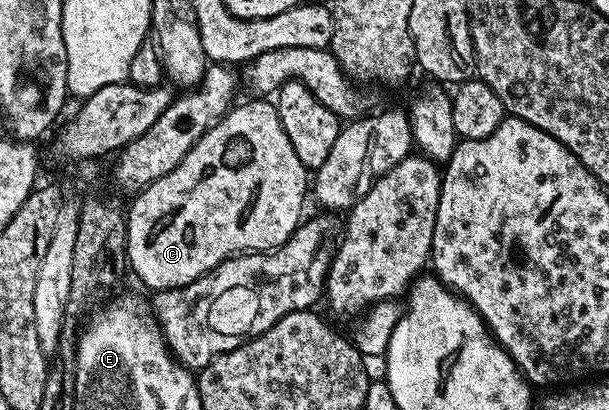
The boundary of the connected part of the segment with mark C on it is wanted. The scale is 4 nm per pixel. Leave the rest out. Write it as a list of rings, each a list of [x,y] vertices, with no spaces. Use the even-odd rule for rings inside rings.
[[[264,97],[249,100],[233,106],[215,123],[186,153],[178,169],[166,173],[131,200],[132,208],[126,211],[126,263],[131,274],[133,271],[153,292],[193,283],[234,255],[275,251],[300,226],[305,214],[304,194],[310,191],[309,168],[298,161],[298,153],[294,153],[282,121],[278,121],[275,102]]]

